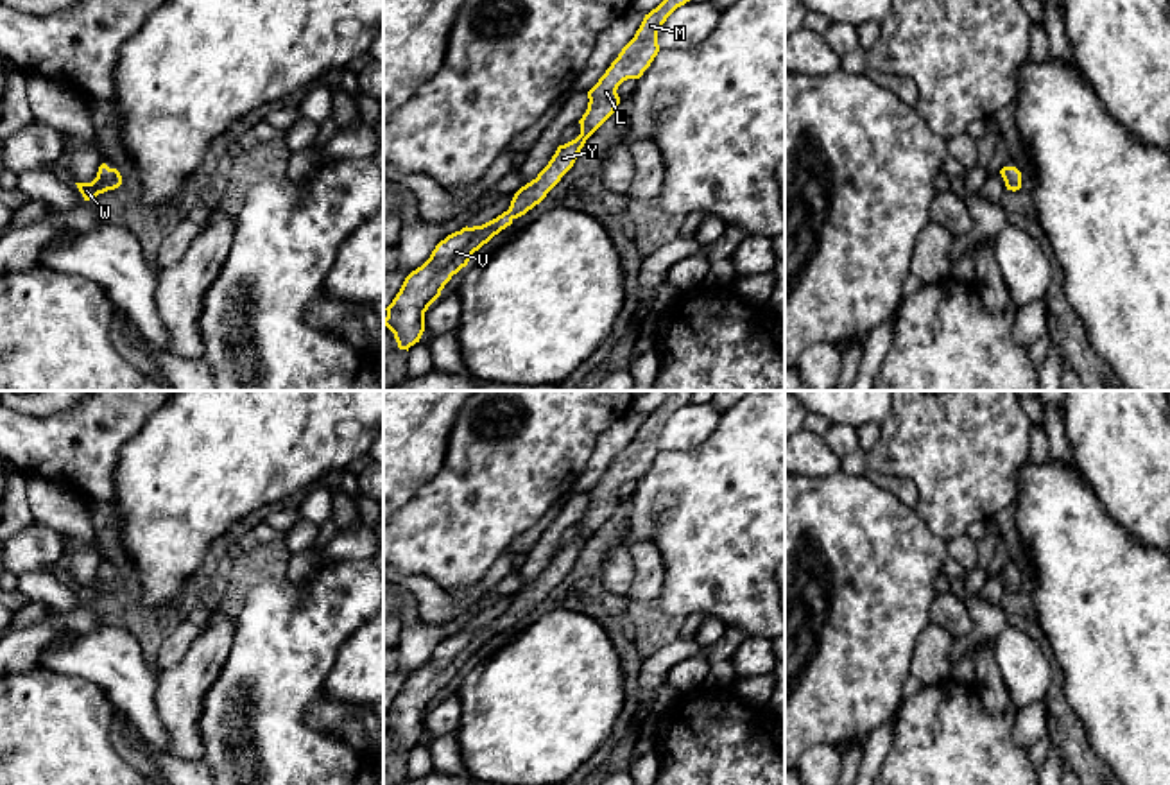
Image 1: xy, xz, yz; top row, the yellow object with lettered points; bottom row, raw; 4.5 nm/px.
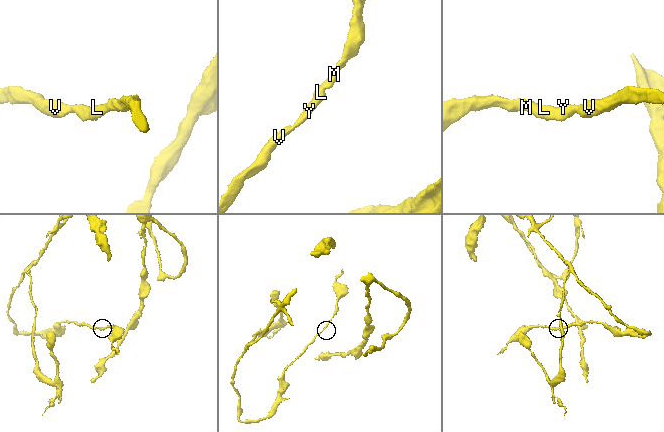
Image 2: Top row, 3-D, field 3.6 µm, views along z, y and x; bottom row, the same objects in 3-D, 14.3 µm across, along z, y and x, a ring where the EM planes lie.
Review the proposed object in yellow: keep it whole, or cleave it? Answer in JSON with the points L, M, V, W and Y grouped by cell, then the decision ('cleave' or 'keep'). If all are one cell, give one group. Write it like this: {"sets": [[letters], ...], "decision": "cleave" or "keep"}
{"sets": [["L", "M", "V", "W", "Y"]], "decision": "keep"}

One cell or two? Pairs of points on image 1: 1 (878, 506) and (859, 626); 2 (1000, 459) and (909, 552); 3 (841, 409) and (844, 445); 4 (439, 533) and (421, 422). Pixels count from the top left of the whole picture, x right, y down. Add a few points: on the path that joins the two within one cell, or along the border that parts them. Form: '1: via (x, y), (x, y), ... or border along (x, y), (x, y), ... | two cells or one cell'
1: via (862, 536), (862, 592), (859, 595) | one cell
2: border along (914, 508), (923, 522), (945, 542) | two cells
3: border along (832, 423), (857, 427) | two cells
4: border along (448, 436), (443, 465), (416, 488), (404, 506) | two cells

